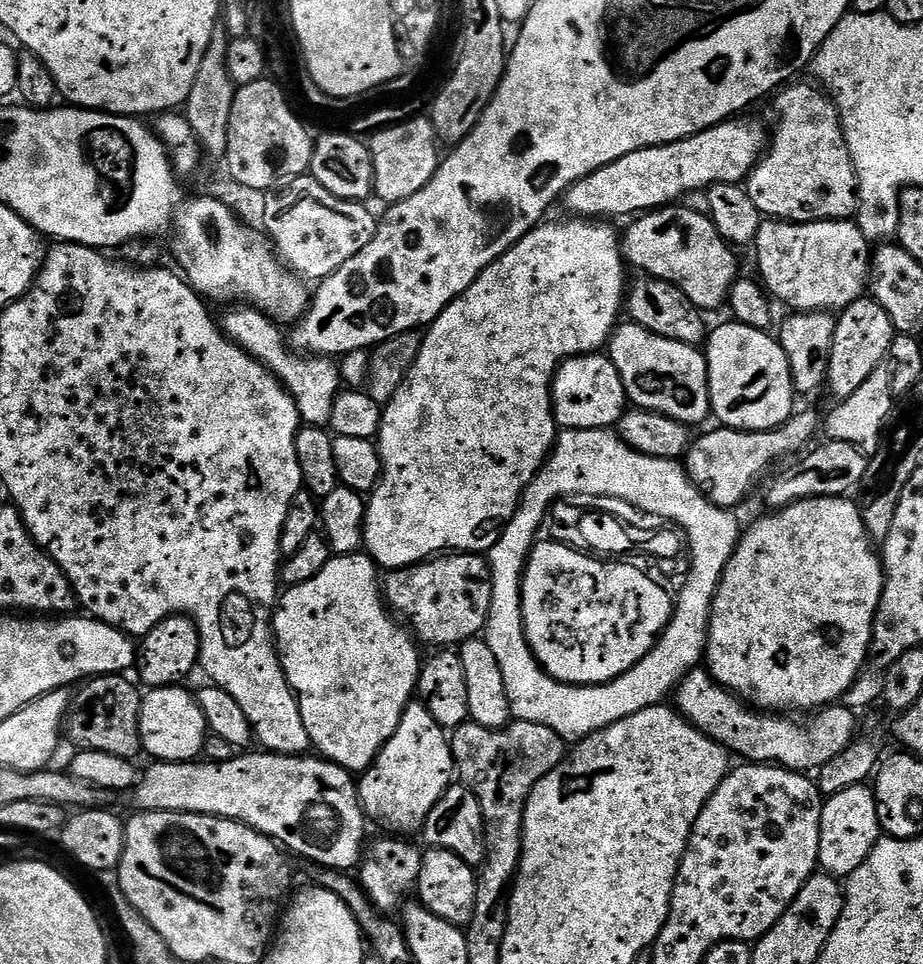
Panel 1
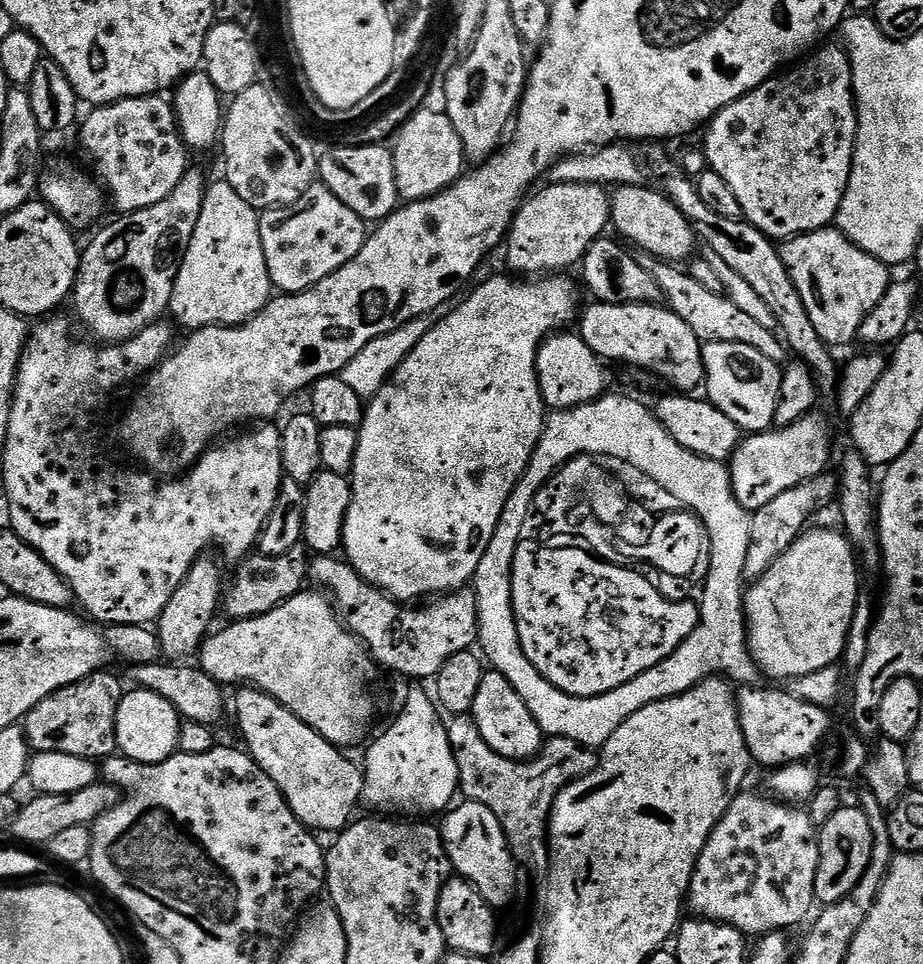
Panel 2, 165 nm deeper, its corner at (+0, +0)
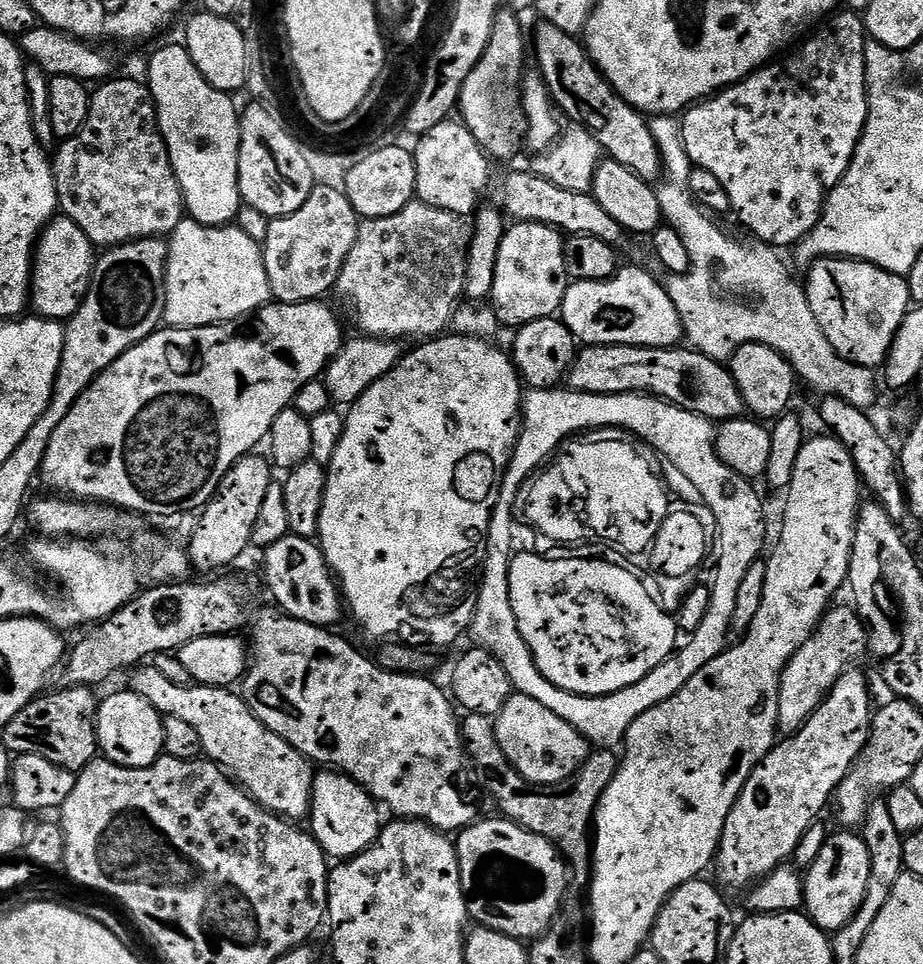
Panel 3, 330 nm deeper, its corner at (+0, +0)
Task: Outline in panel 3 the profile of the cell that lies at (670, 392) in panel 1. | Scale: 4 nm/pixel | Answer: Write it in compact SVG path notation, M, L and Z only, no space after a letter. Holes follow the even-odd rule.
M624 266L617 267L616 273L605 280L577 280L569 283L564 301L559 310L559 315L562 317L564 325L570 329L573 336L581 345L587 346L589 344L625 344L626 346L650 346L651 348L675 348L685 339L684 323L680 321L678 310L674 306L674 302L670 302L670 294L667 287L663 283L660 284L647 272L644 268L624 268Z

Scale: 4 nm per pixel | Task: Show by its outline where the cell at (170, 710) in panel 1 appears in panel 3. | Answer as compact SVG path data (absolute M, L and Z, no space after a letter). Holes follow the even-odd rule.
M130 690L99 701L96 709L96 743L103 759L127 768L145 768L164 752L164 717L146 698Z

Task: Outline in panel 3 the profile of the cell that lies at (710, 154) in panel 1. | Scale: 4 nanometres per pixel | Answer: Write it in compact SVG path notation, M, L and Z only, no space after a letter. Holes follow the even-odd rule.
M533 220L513 223L505 231L498 250L498 266L494 266L494 286L490 297L490 307L496 312L501 325L529 324L559 313L570 283L566 274L564 241L559 228Z

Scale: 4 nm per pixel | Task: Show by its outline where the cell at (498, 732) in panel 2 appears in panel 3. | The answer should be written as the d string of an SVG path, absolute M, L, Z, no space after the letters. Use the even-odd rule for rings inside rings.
M512 695L502 706L502 710L494 717L498 746L502 746L502 754L526 778L535 784L560 784L569 780L590 755L589 741L570 722L558 718L554 710L542 706L529 696Z

